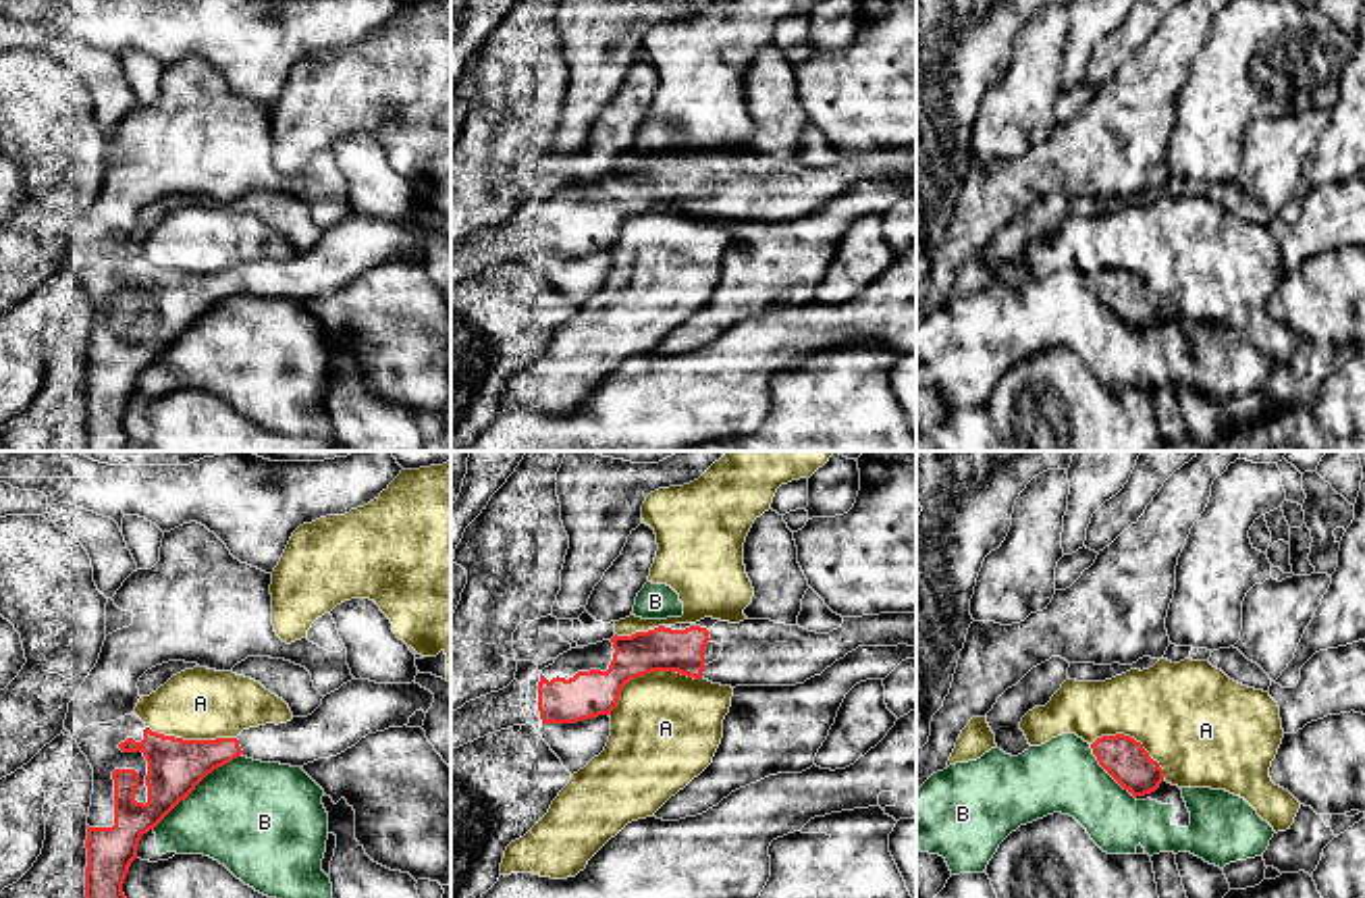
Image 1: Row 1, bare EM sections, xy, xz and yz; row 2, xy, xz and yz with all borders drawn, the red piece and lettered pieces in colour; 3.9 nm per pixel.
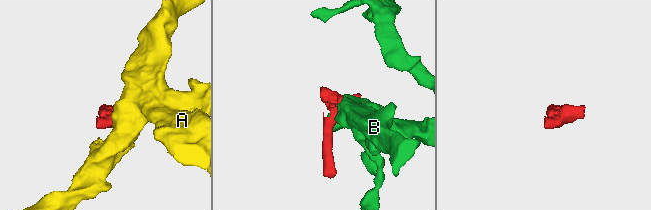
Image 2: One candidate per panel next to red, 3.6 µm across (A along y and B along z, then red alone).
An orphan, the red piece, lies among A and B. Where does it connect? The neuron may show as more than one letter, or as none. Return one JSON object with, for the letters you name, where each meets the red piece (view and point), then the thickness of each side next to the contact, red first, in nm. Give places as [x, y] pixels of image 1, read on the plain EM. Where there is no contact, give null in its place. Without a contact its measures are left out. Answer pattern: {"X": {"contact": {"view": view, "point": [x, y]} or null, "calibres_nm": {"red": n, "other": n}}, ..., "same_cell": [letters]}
{"same_cell": []}

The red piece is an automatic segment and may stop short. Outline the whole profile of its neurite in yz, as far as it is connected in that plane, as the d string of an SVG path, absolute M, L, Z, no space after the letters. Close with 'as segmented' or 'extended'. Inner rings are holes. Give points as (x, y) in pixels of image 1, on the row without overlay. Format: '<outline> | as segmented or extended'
M1101 270L1093 279L1099 299L1134 333L1151 328L1163 316L1163 303L1130 270Z | as segmented

